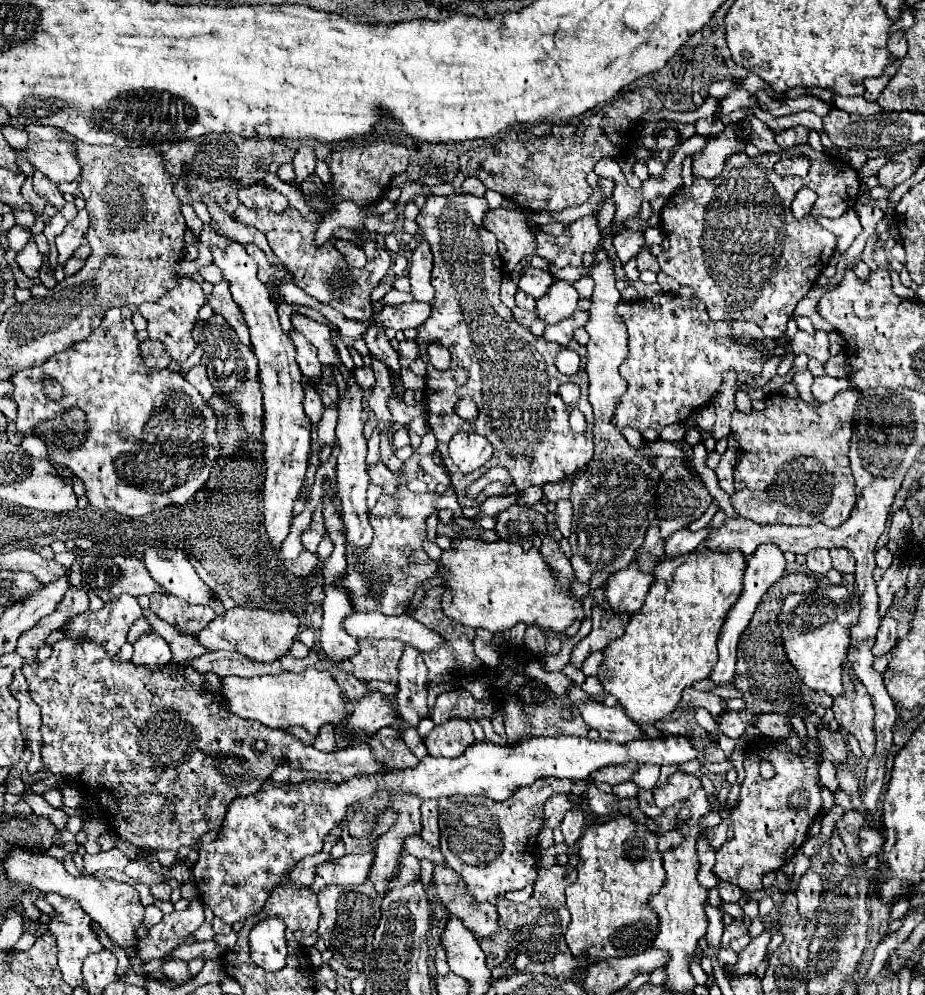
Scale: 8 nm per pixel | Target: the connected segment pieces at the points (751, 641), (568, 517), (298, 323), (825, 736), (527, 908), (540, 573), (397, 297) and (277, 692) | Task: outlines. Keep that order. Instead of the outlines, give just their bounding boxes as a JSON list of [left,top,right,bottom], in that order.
[[718,573,832,739],[556,501,572,537],[292,313,340,367],[818,727,848,763],[478,865,588,979],[438,537,584,633],[382,289,414,305],[222,667,350,735]]

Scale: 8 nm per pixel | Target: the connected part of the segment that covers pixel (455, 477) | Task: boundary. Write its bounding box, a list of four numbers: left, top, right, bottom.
[438,443,488,507]

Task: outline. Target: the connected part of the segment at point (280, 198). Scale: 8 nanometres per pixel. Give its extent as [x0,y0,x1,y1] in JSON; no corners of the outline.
[238,185,288,213]

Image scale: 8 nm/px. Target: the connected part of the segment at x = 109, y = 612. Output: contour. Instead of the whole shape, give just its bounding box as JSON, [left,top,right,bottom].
[64,595,142,657]

